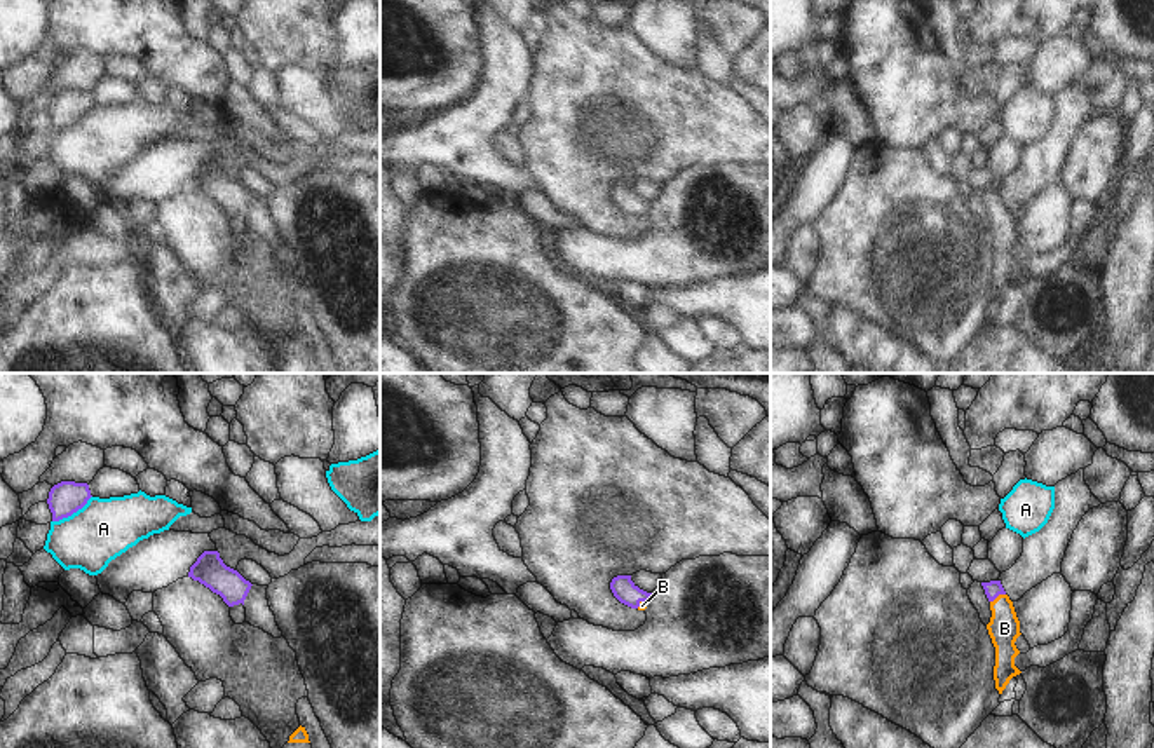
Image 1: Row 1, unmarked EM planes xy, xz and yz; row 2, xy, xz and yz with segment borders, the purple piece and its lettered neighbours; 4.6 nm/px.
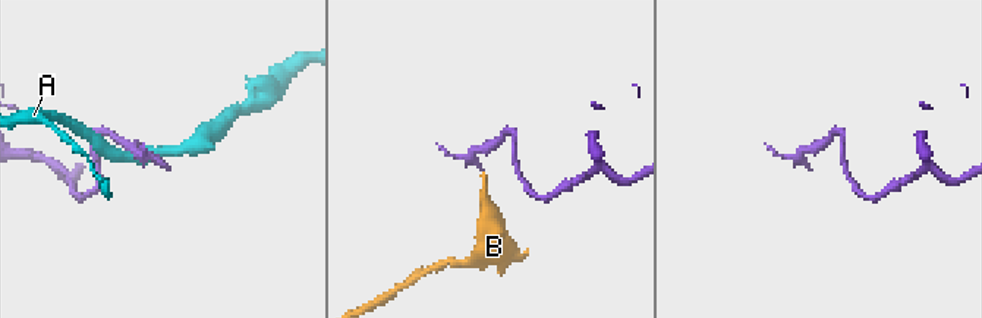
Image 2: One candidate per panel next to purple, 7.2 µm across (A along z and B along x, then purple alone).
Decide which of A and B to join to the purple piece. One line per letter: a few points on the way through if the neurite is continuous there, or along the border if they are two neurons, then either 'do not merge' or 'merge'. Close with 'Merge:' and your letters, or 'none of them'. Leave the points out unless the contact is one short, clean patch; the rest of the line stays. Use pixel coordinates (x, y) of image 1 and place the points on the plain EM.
A: do not merge
B: across yz (994, 197), (997, 204), (1004, 238) | merge
Merge: B

